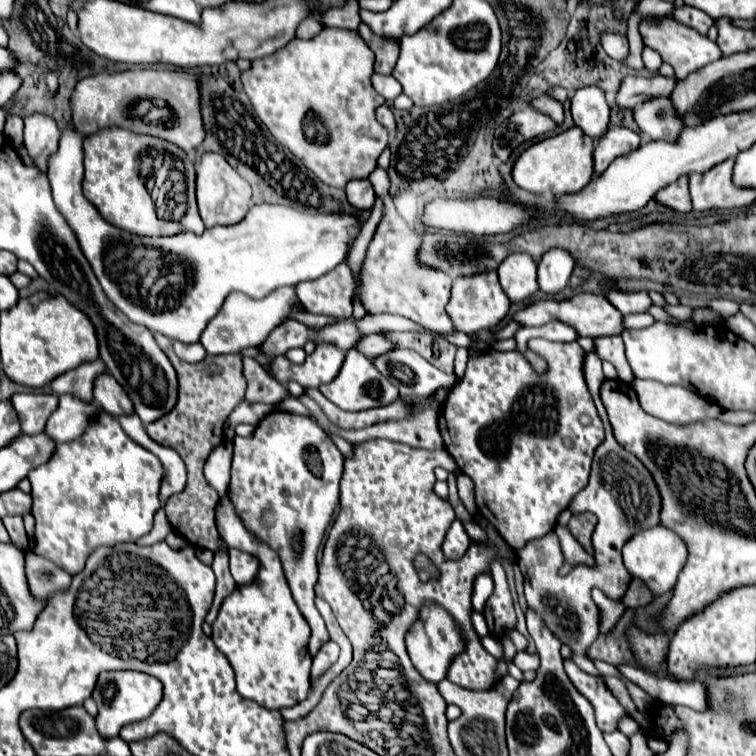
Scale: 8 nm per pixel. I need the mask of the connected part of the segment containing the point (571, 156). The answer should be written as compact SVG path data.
M573 126L567 132L561 132L553 138L539 140L537 144L529 146L513 164L511 170L513 182L533 194L553 194L565 196L575 194L587 186L593 176L593 140L583 134L581 128Z

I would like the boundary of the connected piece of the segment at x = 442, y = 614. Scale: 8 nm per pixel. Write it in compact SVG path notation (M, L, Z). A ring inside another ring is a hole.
M427 604L421 608L421 614L419 614L419 620L413 624L413 628L407 632L407 652L409 652L409 658L413 662L413 666L417 668L417 672L437 684L439 680L445 678L445 672L451 664L451 660L463 652L463 636L459 634L459 630L455 628L455 622L453 618L439 606L435 604Z

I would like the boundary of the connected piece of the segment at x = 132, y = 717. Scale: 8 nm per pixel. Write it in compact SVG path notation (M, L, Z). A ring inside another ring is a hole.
M135 670L101 672L97 686L93 690L93 700L97 702L97 708L99 708L99 716L95 720L99 724L99 734L103 734L105 740L109 740L111 736L117 736L123 724L147 718L157 708L161 698L163 698L163 684L155 676L135 672Z

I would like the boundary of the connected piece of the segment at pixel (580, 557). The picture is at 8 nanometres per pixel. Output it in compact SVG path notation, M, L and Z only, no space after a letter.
M557 526L555 528L555 532L557 532L557 536L559 536L559 540L561 540L561 548L563 548L563 554L565 554L565 566L561 568L561 574L565 574L565 572L569 572L575 564L591 564L591 554L587 554L583 548L581 548L581 544L569 534L569 530L565 528L565 526Z

